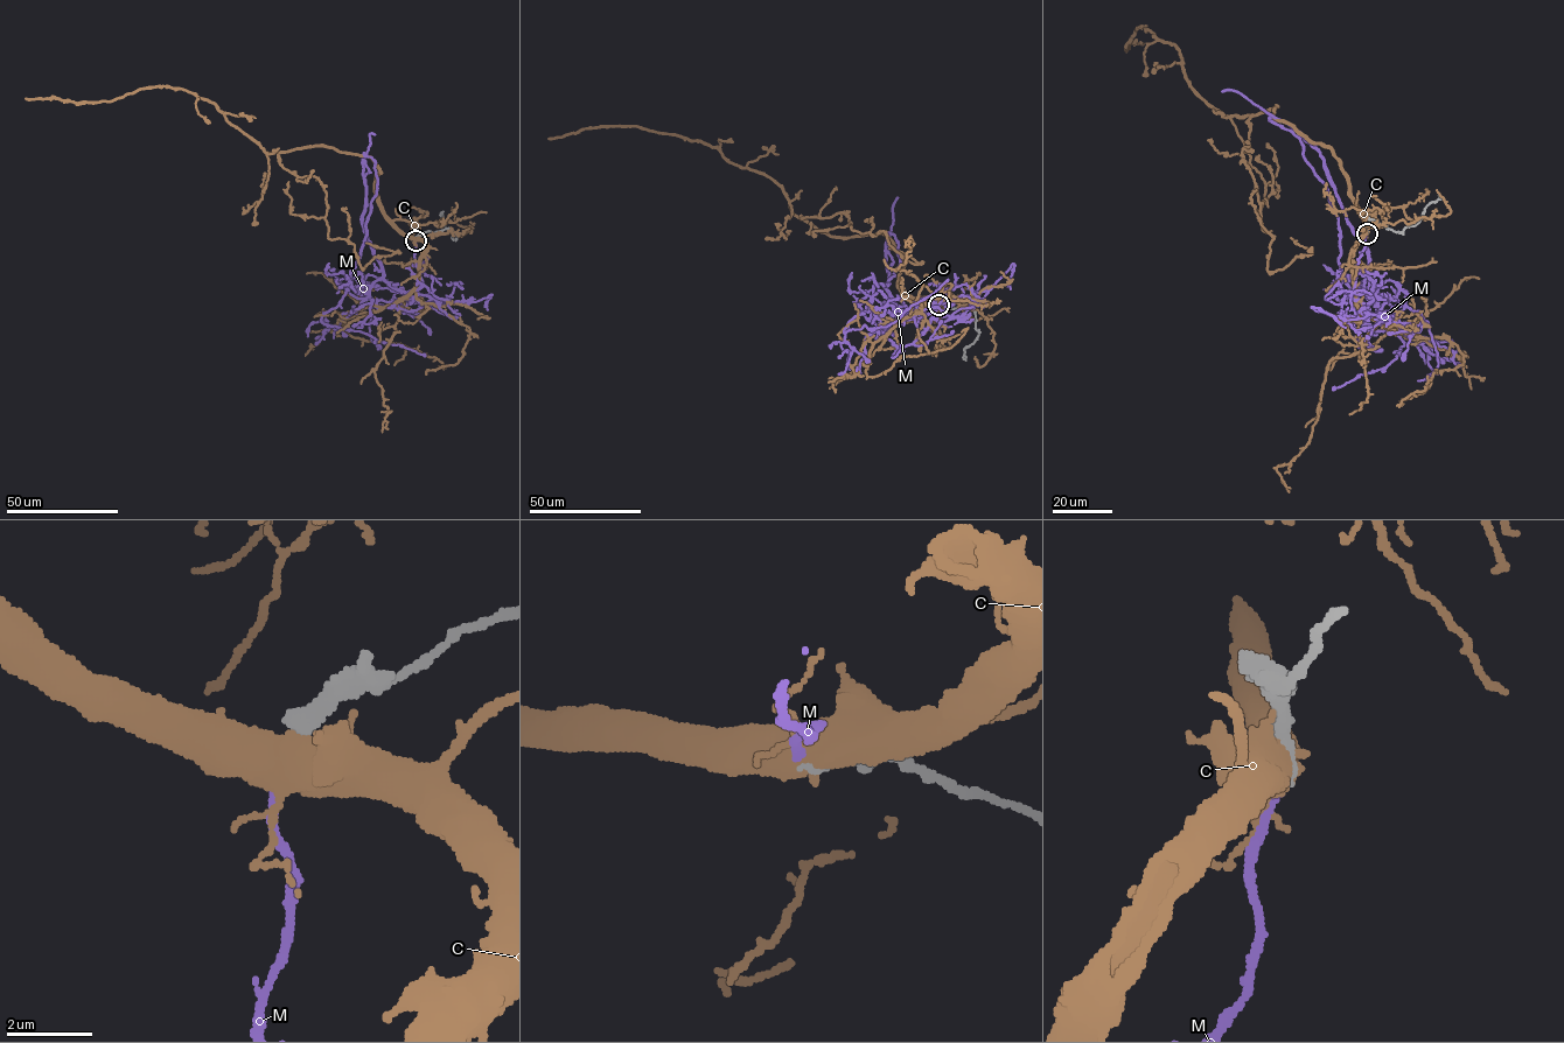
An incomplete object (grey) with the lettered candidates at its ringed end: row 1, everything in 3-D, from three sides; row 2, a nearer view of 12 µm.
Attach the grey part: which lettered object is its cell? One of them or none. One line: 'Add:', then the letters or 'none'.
Add: M

